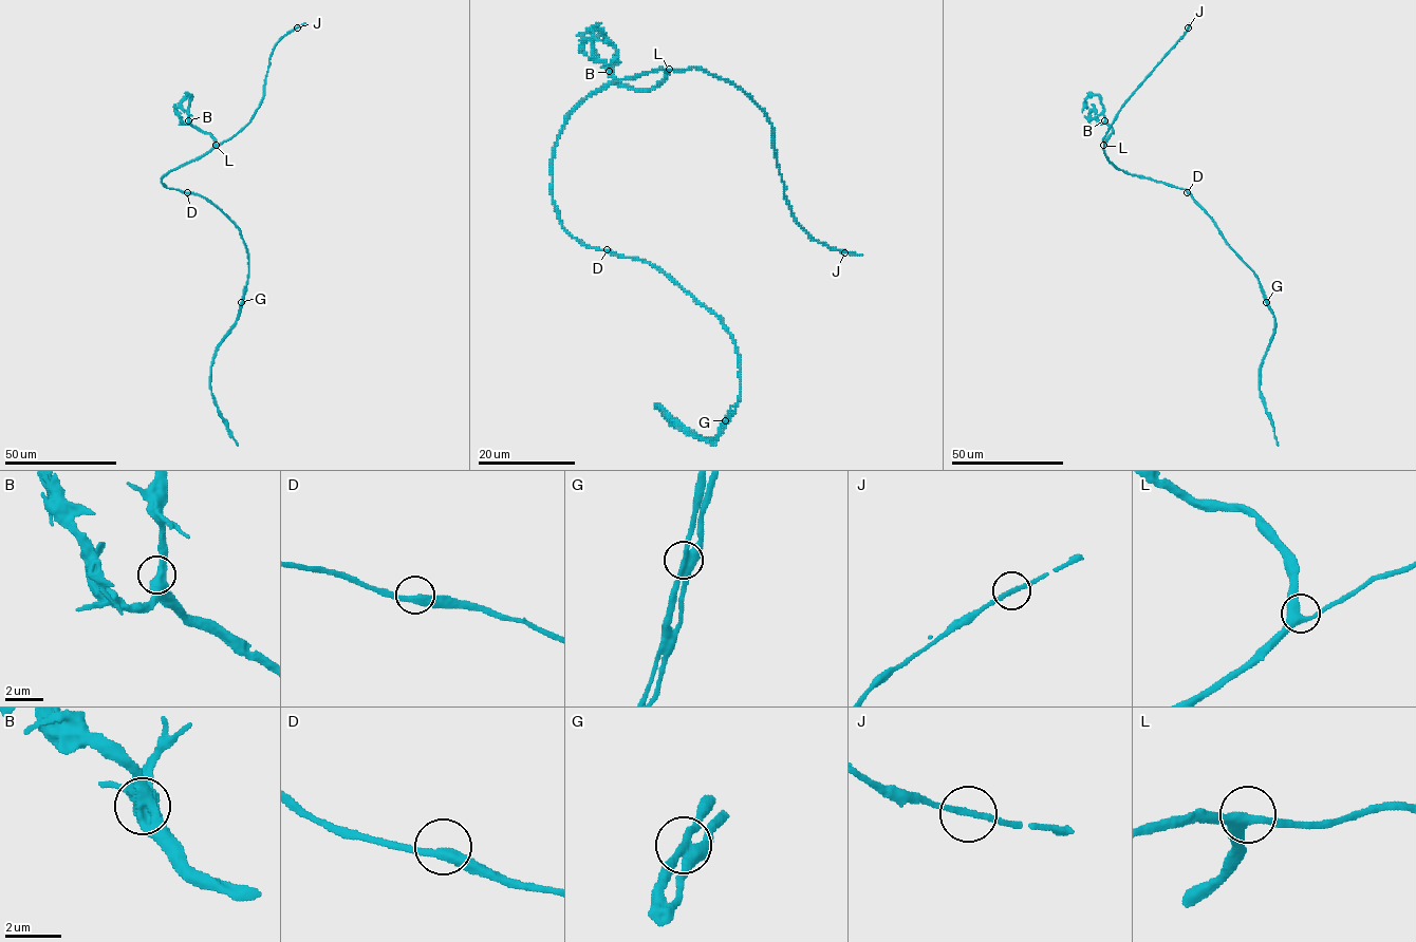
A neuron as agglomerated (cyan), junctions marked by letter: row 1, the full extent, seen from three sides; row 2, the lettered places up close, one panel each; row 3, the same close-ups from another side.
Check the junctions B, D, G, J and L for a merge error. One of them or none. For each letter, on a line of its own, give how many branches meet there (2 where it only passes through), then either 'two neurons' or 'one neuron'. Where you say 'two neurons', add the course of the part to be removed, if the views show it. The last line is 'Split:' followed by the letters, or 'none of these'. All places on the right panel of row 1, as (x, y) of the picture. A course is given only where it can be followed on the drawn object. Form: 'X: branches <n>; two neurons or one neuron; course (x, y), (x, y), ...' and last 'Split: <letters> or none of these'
B: branches 3; one neuron
D: branches 2; one neuron
G: branches 3; two neurons; course (1266, 302), (1274, 327), (1259, 372), (1259, 389), (1278, 445)
J: branches 2; one neuron
L: branches 3; one neuron
Split: G

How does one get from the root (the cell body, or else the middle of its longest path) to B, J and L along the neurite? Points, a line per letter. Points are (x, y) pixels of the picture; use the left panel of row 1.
B: (187, 192), (166, 188), (162, 177), (201, 157), (215, 144), (210, 134), (198, 130), (188, 120)
J: (187, 192), (166, 188), (162, 177), (201, 157), (246, 126), (263, 97), (272, 50), (297, 27)
L: (187, 192), (166, 188), (162, 177), (201, 157), (216, 145)

